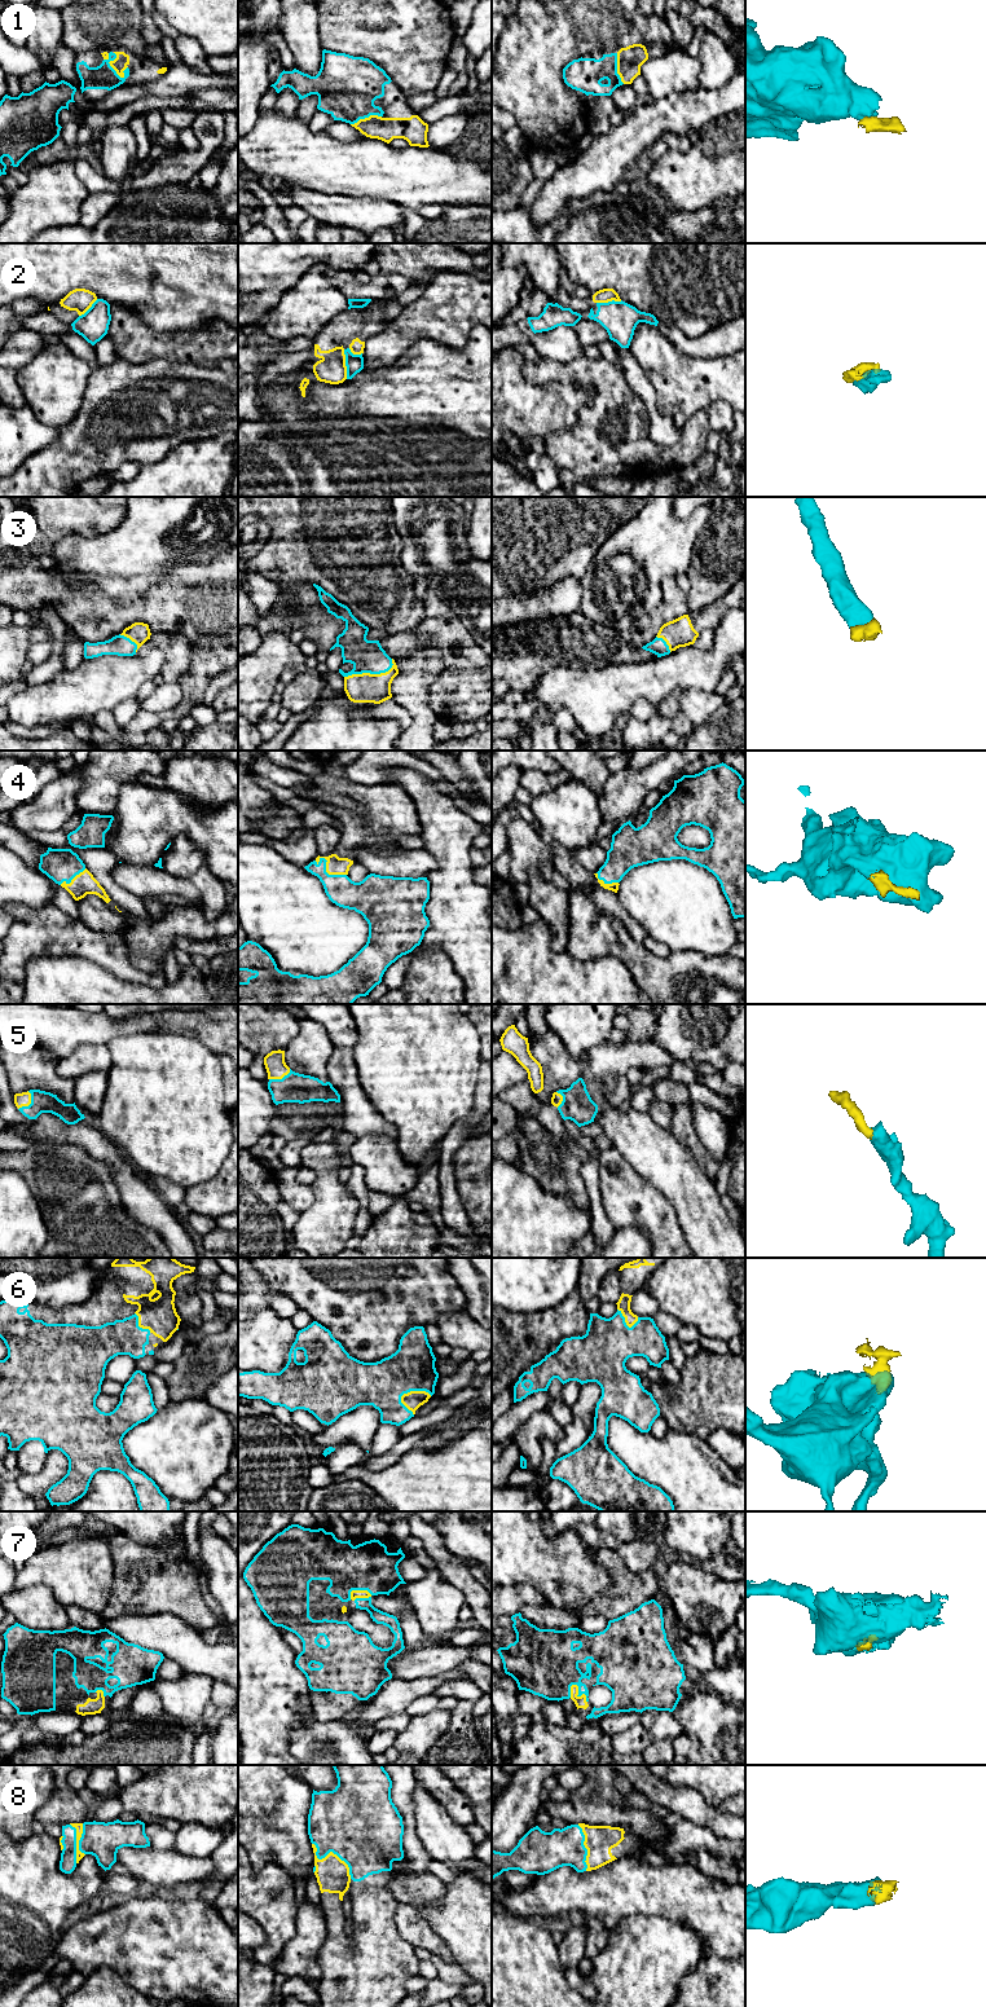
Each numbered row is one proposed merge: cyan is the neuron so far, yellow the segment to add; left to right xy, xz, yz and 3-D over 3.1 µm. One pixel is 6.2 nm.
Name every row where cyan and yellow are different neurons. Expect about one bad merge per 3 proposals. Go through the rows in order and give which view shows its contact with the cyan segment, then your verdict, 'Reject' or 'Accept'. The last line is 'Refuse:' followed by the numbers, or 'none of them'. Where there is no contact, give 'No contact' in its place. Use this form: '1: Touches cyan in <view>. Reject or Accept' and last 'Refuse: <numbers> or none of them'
1: Touches cyan in xy. Accept
2: Touches cyan in xz. Reject
3: Touches cyan in xz. Accept
4: Touches cyan in xz. Accept
5: Touches cyan in xy. Accept
6: Touches cyan in xz. Accept
7: Touches cyan in xz. Accept
8: Touches cyan in xy. Accept
Refuse: 2

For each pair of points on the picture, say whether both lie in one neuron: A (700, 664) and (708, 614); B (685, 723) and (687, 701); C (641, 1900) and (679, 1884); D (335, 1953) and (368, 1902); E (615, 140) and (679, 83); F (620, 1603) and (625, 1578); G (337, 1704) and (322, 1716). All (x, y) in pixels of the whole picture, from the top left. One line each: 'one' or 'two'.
A: two
B: two
C: one
D: one
E: two
F: one
G: one

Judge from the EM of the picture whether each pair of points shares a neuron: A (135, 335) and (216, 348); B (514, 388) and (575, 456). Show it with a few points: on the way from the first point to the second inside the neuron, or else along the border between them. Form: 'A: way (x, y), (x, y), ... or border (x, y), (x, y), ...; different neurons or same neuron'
A: way (155, 346), (196, 347); same neuron
B: border (579, 414), (569, 428), (553, 431), (544, 439); different neurons

